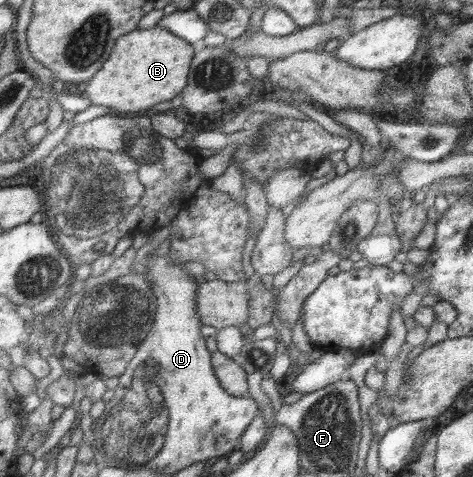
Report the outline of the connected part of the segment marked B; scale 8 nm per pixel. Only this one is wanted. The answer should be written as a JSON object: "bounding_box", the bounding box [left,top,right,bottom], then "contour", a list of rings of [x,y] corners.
{"bounding_box":[81,26,197,115],"contour":[[[154,26],[149,29],[132,30],[119,38],[116,38],[110,55],[105,59],[101,68],[88,80],[84,92],[81,94],[89,99],[93,106],[105,106],[109,108],[109,114],[118,115],[126,112],[139,113],[151,108],[153,104],[171,100],[177,96],[186,85],[188,68],[197,47],[189,45],[164,28]]]}

